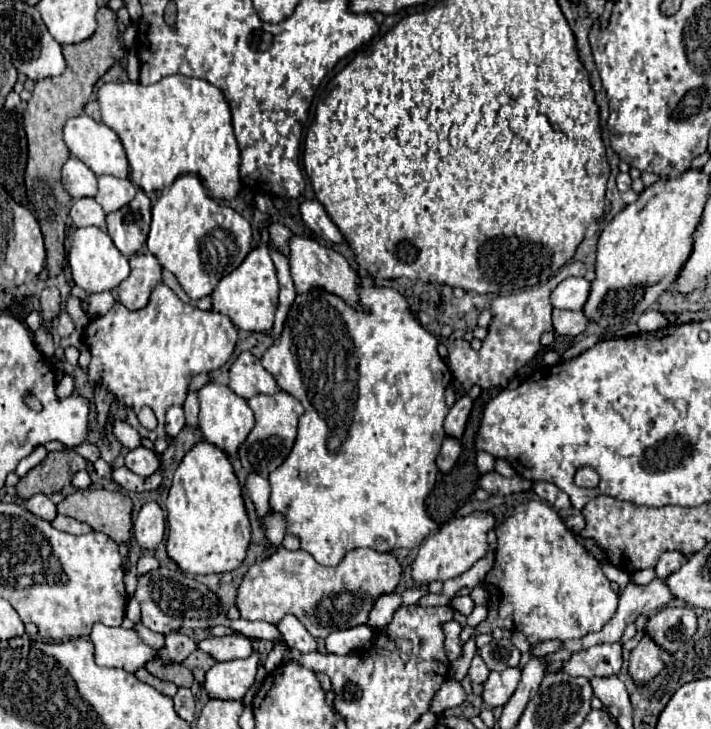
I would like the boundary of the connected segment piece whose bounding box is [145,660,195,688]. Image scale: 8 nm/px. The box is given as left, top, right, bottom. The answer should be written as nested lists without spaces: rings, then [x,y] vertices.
[[[153,660],[153,662],[147,662],[145,666],[153,676],[157,676],[159,680],[165,680],[165,682],[173,682],[175,686],[185,686],[185,688],[191,688],[195,678],[191,674],[189,668],[185,668],[183,664],[173,664],[173,666],[163,666],[159,660]]]

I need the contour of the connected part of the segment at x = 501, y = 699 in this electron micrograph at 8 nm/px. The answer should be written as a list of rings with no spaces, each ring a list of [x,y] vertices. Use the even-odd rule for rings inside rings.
[[[507,668],[503,672],[491,672],[483,684],[483,702],[489,706],[505,706],[513,696],[521,678],[519,668]]]

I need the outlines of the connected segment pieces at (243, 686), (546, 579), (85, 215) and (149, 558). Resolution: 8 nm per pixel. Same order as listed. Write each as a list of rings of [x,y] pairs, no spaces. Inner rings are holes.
[[[255,650],[249,658],[243,660],[231,660],[231,662],[217,662],[217,668],[211,668],[205,676],[205,688],[211,698],[221,698],[221,700],[243,700],[245,692],[249,686],[255,682],[255,672],[259,668],[261,656]]]
[[[531,500],[531,502],[519,504],[519,506],[513,510],[513,514],[511,514],[505,522],[501,522],[501,524],[497,526],[495,534],[497,534],[497,542],[499,542],[497,554],[495,554],[495,564],[493,564],[491,572],[485,576],[485,586],[487,586],[487,590],[489,590],[489,594],[491,594],[491,598],[489,598],[491,608],[489,608],[489,618],[487,618],[485,622],[481,622],[481,624],[475,628],[475,634],[483,634],[483,632],[491,634],[491,632],[495,630],[495,626],[501,626],[501,628],[507,628],[507,630],[521,630],[521,632],[527,636],[527,640],[571,640],[571,638],[581,638],[581,634],[589,634],[589,632],[593,632],[593,630],[601,630],[601,628],[607,624],[607,620],[615,614],[615,610],[617,610],[617,594],[611,590],[611,582],[609,582],[609,580],[605,578],[605,574],[601,572],[601,568],[599,568],[599,564],[597,564],[597,560],[595,560],[595,556],[589,554],[589,552],[577,542],[575,534],[563,524],[563,520],[559,518],[559,514],[557,514],[551,506],[547,506],[545,502]]]
[[[81,198],[71,206],[69,216],[77,228],[95,226],[105,230],[105,217],[103,208],[93,198]]]
[[[145,554],[145,556],[141,556],[139,562],[137,562],[137,572],[139,572],[139,574],[147,574],[147,572],[157,570],[157,568],[159,568],[159,562],[157,562],[157,558],[155,558],[153,554]]]

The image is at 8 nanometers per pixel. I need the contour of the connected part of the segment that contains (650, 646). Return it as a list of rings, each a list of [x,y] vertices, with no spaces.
[[[645,634],[641,638],[641,642],[631,650],[629,674],[639,684],[649,682],[665,668],[665,662],[669,658],[671,658],[671,654],[667,650],[663,650],[649,634]]]

